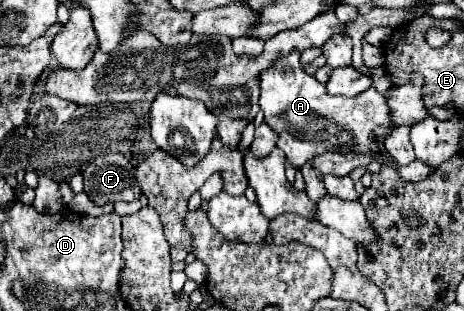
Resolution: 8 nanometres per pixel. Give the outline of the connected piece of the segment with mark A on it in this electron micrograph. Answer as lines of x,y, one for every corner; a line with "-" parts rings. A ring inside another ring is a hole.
295,49
289,55
279,55
275,63
259,75
259,107
265,113
265,123
279,133
277,147
285,153
291,167
299,169
305,159
325,151
379,151
377,139
383,141
393,129
387,99
377,93
375,87
369,87
355,97
327,95
325,85
303,71
299,55
301,53

